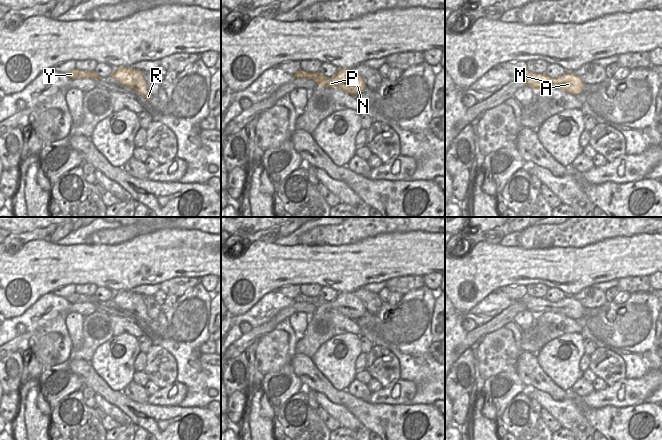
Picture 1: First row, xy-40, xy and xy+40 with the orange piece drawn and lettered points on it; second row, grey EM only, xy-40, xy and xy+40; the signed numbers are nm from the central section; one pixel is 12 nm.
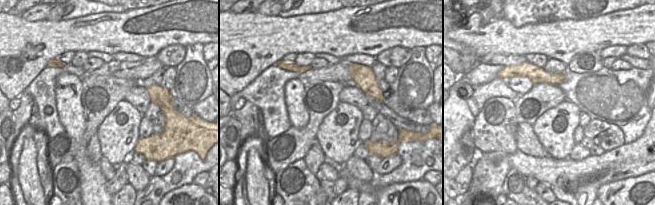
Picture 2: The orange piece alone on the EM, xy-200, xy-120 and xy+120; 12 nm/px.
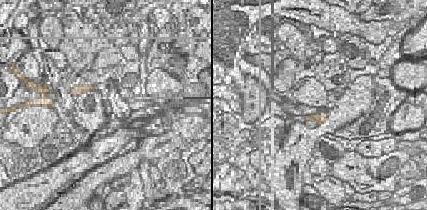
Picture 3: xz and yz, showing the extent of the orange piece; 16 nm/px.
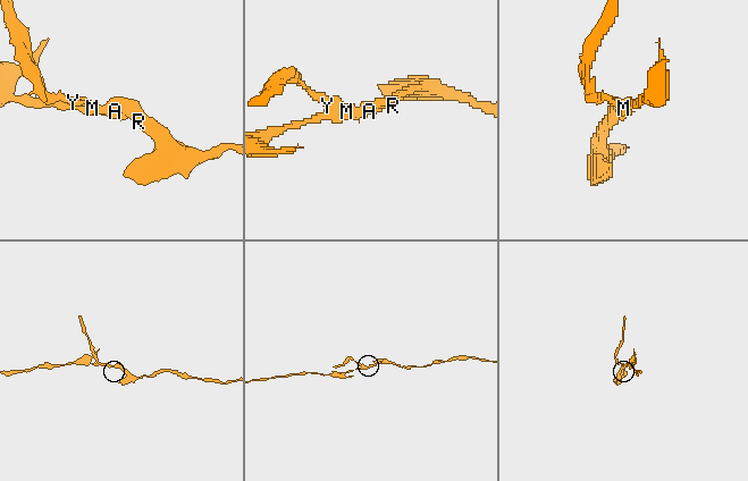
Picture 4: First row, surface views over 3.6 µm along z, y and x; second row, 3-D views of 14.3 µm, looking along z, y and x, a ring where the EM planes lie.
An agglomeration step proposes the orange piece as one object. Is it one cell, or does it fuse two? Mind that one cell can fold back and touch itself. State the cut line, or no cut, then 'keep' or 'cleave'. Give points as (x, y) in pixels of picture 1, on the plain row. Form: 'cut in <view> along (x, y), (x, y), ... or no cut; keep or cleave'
cut in xy along (319, 297), (314, 301), (305, 302); cleave

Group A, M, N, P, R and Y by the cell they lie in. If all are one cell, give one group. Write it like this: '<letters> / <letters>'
A M N P R / Y

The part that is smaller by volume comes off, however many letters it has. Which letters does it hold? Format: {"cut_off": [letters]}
{"cut_off": ["Y"]}

